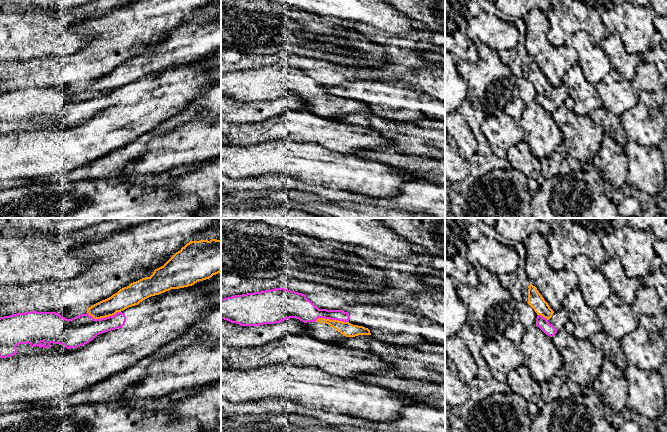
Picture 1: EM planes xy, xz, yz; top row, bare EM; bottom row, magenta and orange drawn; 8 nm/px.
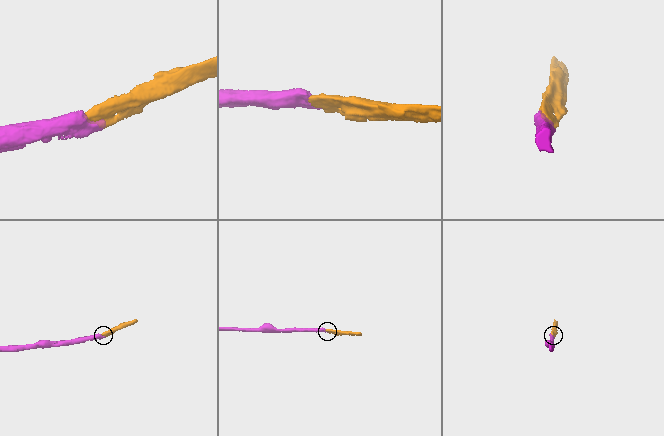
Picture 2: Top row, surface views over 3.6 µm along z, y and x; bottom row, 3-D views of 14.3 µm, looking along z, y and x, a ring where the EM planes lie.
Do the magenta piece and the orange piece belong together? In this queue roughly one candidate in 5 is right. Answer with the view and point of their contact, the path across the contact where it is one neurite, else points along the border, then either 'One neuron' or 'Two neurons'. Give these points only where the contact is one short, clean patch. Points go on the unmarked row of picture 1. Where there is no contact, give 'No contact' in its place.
Touches magenta at xz (332, 95). Path across: xz (303, 85), (332, 95), (347, 105). One neuron

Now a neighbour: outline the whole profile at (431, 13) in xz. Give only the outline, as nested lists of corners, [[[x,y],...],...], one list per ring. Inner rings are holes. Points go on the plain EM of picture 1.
[[[384,0],[417,23],[445,34],[445,0]]]

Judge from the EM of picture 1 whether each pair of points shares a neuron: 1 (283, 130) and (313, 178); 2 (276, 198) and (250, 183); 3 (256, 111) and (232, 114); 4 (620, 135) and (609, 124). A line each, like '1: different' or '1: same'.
1: different
2: different
3: same
4: same

